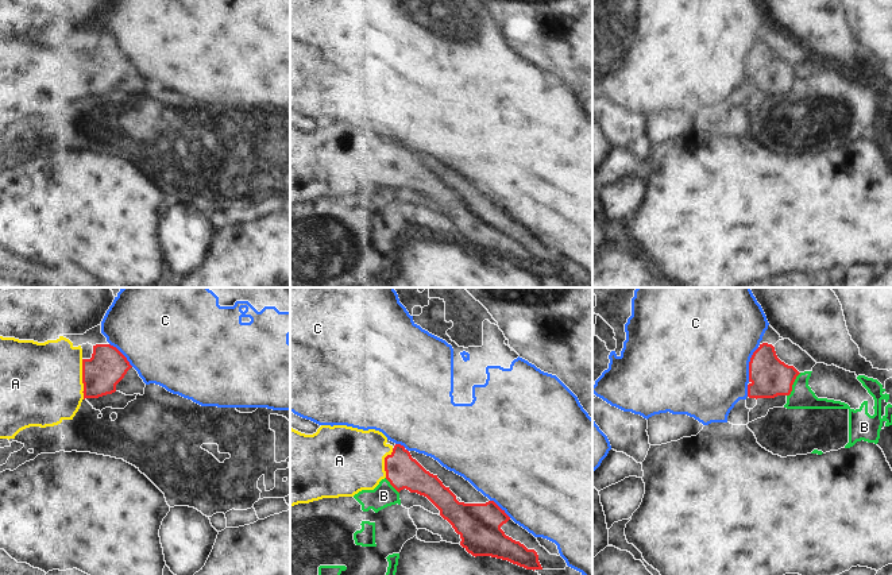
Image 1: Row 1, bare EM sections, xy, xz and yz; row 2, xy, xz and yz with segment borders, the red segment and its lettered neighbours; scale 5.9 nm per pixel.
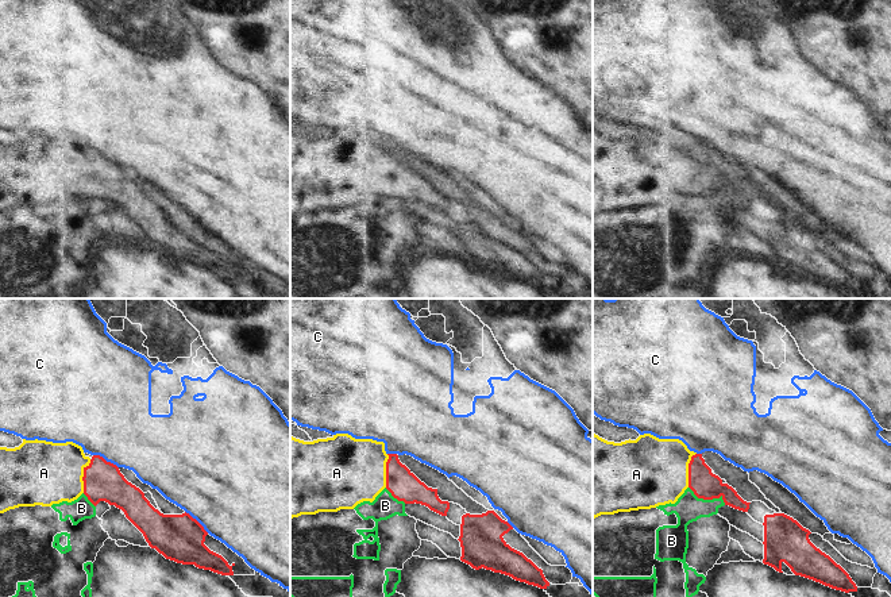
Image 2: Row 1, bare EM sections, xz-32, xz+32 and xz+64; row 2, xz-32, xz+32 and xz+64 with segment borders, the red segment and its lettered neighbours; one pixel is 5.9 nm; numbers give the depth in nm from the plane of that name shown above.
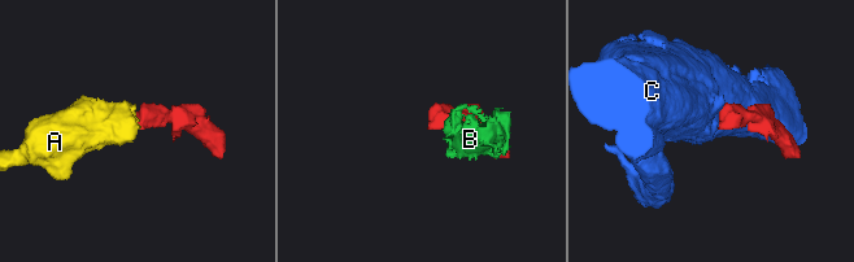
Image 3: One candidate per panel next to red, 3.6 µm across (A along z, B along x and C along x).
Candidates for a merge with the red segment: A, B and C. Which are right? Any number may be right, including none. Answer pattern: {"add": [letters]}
{"add": ["A"]}

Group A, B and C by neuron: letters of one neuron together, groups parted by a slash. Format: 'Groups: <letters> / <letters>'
Groups: A / B / C.

